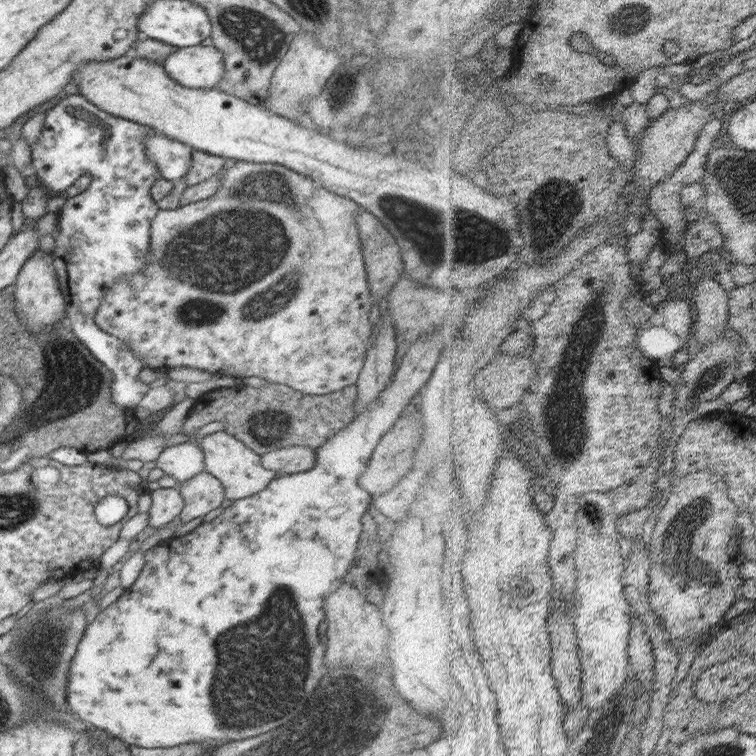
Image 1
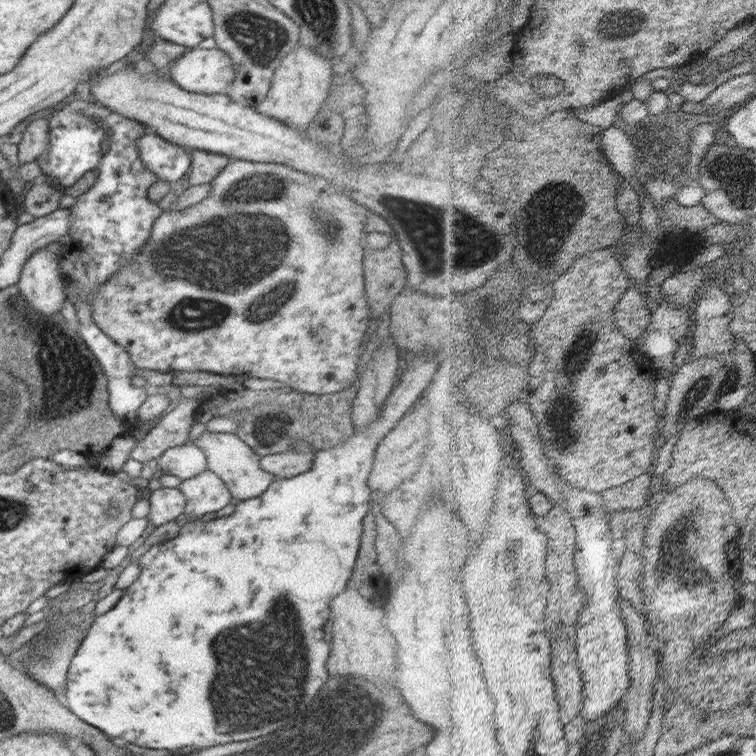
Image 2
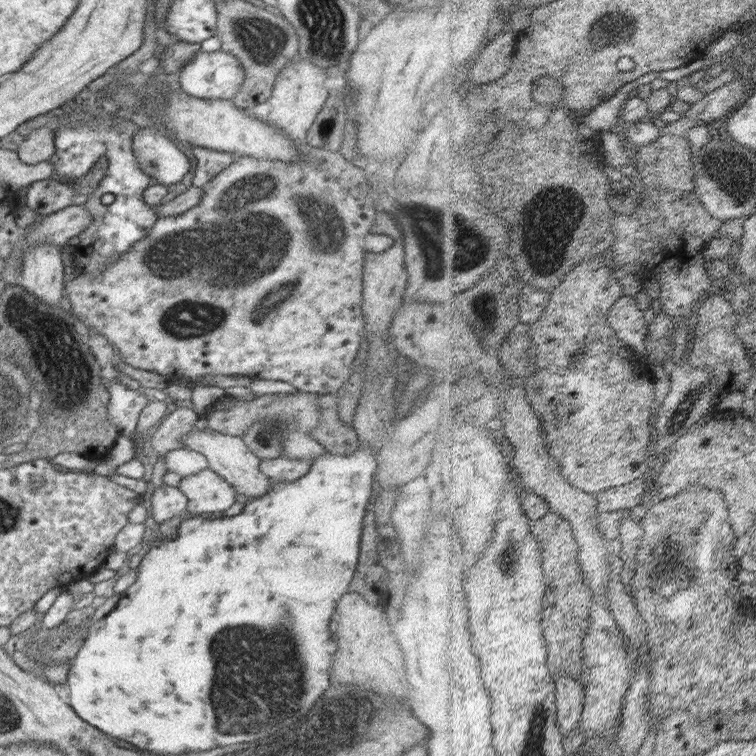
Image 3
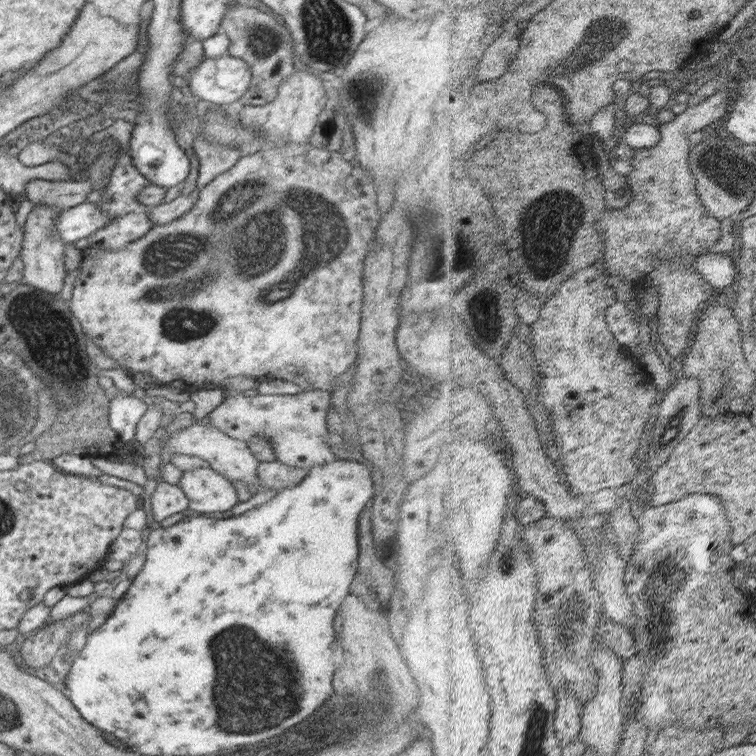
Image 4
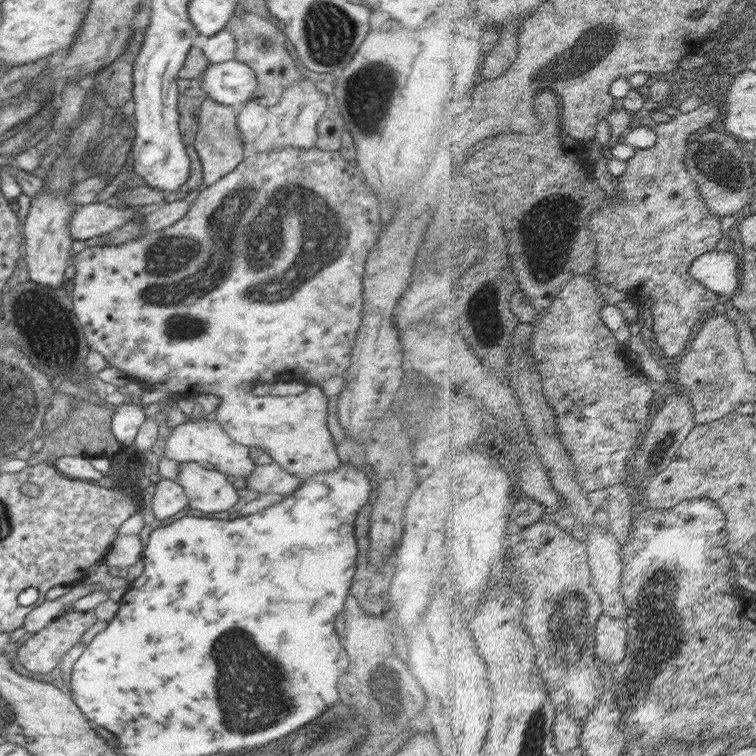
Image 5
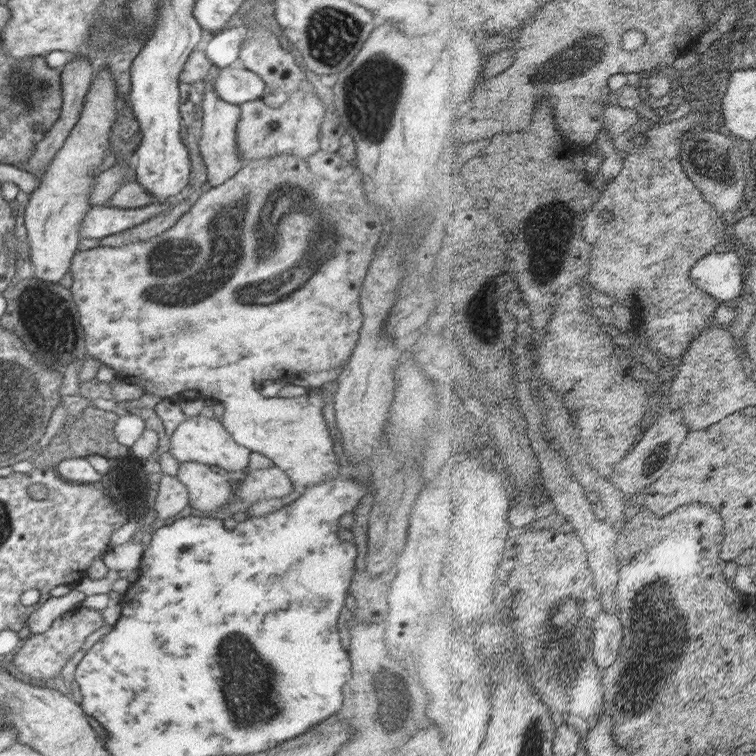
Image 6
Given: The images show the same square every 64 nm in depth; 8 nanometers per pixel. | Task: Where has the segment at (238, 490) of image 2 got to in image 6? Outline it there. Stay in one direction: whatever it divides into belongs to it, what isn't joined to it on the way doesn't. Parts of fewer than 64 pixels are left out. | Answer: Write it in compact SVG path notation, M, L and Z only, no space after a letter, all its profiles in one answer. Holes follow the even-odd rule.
M209 412L206 415L178 416L172 431L169 452L181 463L194 461L205 465L216 465L227 471L247 472L251 450L238 444L218 418L213 418Z

